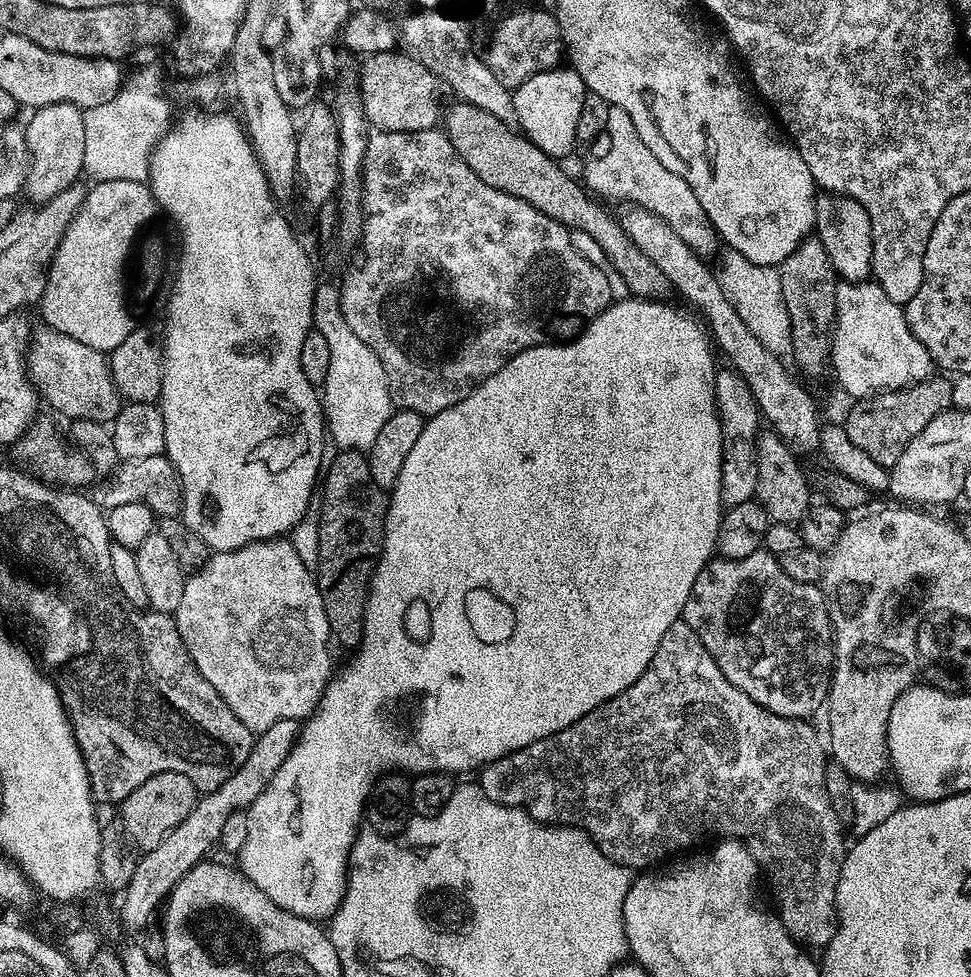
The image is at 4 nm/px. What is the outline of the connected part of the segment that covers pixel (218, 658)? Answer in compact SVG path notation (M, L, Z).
M291 539L253 540L238 550L212 552L208 561L185 579L182 602L174 615L196 669L253 734L265 732L274 722L300 722L311 716L334 672L328 653L330 629L317 577L302 564Z

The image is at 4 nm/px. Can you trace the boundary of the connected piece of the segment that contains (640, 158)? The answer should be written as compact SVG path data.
M610 107L607 140L608 149L584 168L582 180L587 189L597 197L624 200L620 202L636 204L639 208L658 214L676 231L682 242L689 244L701 256L711 257L711 252L717 251L718 237L712 223L706 218L706 210L702 210L702 202L694 198L694 190L690 190L690 186L686 186L678 174L666 170L666 166L654 158L650 146L638 138L638 130L634 130L634 122L630 122L630 114L626 114L626 110Z

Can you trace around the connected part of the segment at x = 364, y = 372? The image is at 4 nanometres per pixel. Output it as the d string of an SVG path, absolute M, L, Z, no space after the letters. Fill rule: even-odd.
M335 283L317 285L312 323L313 329L330 345L329 373L321 393L327 433L341 451L363 451L372 444L394 411L381 360L347 324L342 313L340 289Z

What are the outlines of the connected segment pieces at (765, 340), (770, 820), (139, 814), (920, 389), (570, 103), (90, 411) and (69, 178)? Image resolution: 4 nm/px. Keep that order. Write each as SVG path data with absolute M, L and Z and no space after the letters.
M725 247L719 253L720 268L715 269L718 286L722 286L722 294L730 301L730 306L738 310L738 318L746 322L747 328L775 356L784 358L792 351L792 327L790 314L786 314L786 302L782 298L782 278L776 266L758 266L758 262L750 262L746 254L738 254L738 250Z
M678 622L670 626L666 634L662 634L662 642L658 642L658 650L650 666L646 666L642 678L638 678L634 686L622 690L622 694L610 698L605 704L574 722L574 726L484 765L478 772L478 787L486 794L486 798L504 804L507 808L520 808L539 824L582 829L614 863L631 866L636 870L644 870L665 858L675 857L683 853L680 852L683 848L688 848L707 836L715 837L719 834L724 838L743 840L756 863L760 865L761 873L765 877L768 875L768 880L772 883L772 896L777 904L775 907L788 933L809 949L823 950L828 947L836 933L836 891L846 843L844 844L845 829L838 814L834 814L834 806L830 806L830 794L826 794L826 748L823 743L820 745L820 740L810 725L808 720L791 720L778 714L770 714L770 710L758 706L754 698L742 694L742 690L738 690L738 686L734 686L734 682L730 682L730 678L726 678L726 674L718 670L718 662L714 662L710 650L706 650L698 634L694 634L688 624Z
M154 774L154 778L146 778L146 782L142 782L142 786L134 790L134 794L124 799L118 812L125 820L123 823L129 841L141 853L145 853L154 850L154 846L158 846L158 842L162 842L162 838L166 838L166 834L170 834L170 830L174 830L174 826L178 826L178 822L182 822L182 818L190 814L190 810L194 810L197 799L198 790L186 774Z
M933 374L928 379L911 384L908 388L894 388L876 395L860 398L848 412L848 420L843 421L846 434L850 434L850 442L859 446L865 454L870 454L874 462L891 470L898 458L902 458L902 450L922 429L938 414L953 407L951 400L953 381L944 374Z
M561 66L554 70L546 70L542 74L534 74L534 78L526 78L522 86L518 86L512 92L514 102L515 123L519 131L534 146L544 151L548 156L561 158L572 152L572 147L577 147L576 131L578 130L578 114L582 114L582 102L586 95L586 89L582 78L570 66Z
M47 326L32 333L26 353L28 376L40 394L41 401L69 421L89 420L111 425L122 407L120 391L114 386L108 356L82 342L74 342L70 334L62 334Z
M58 102L42 106L31 113L28 124L23 125L28 147L28 176L24 180L23 191L33 205L45 204L50 198L62 194L71 184L81 179L84 171L85 127L83 111L78 106Z

